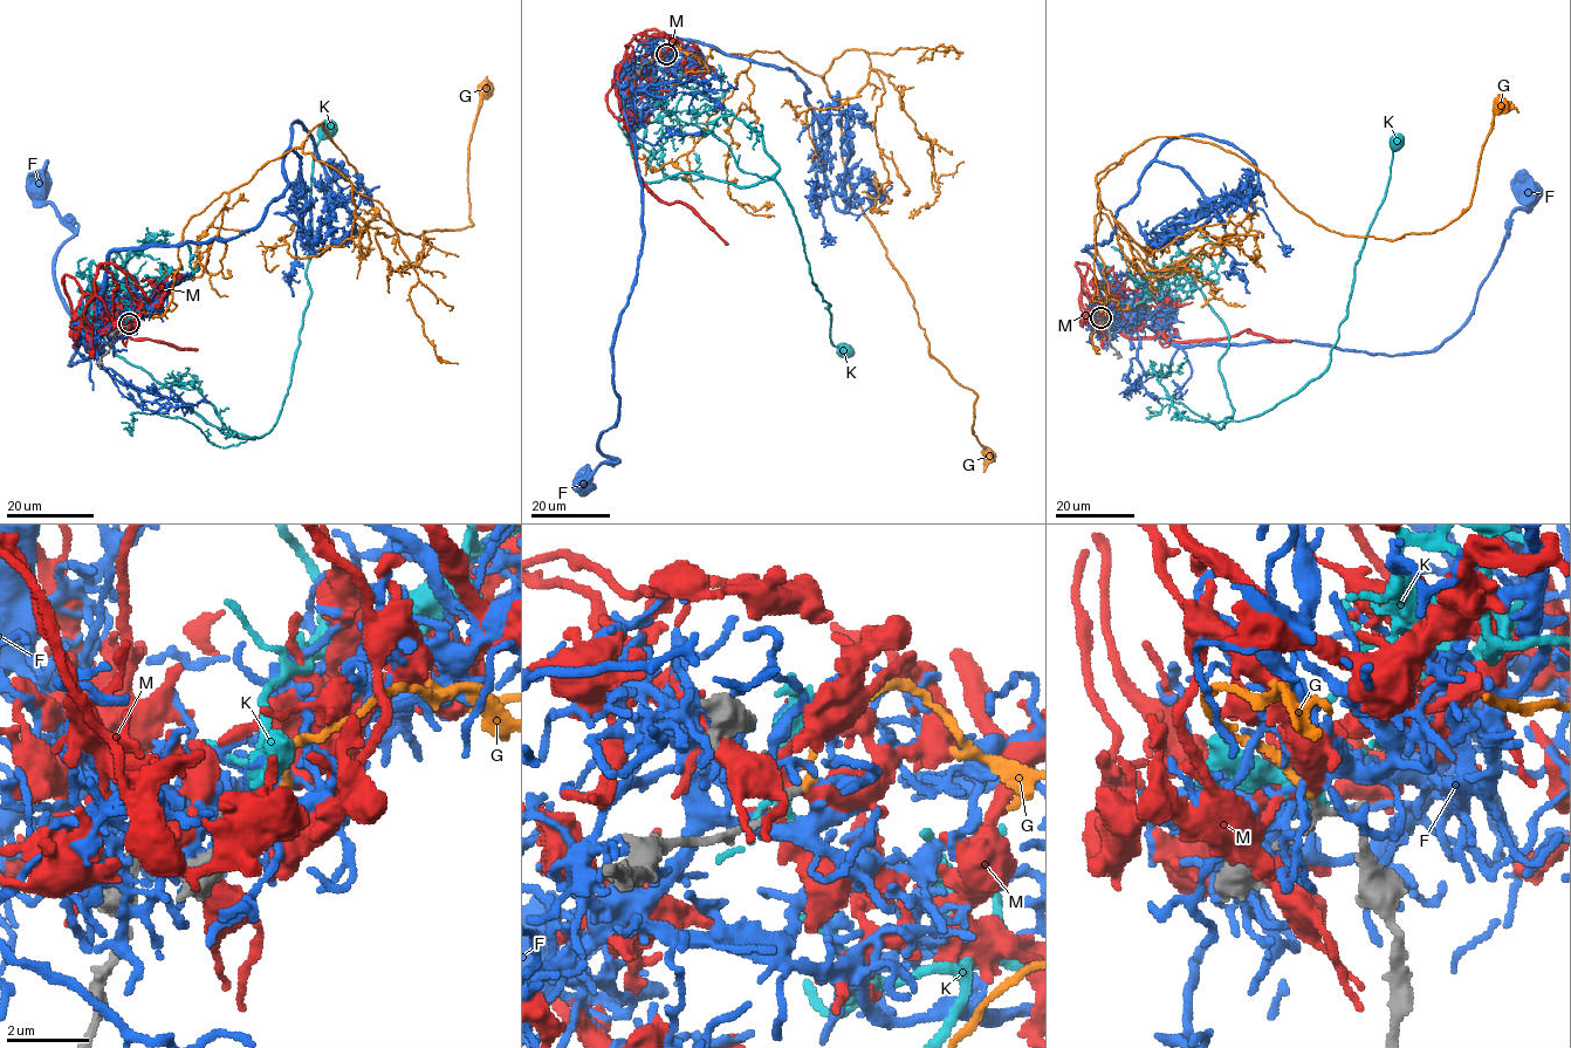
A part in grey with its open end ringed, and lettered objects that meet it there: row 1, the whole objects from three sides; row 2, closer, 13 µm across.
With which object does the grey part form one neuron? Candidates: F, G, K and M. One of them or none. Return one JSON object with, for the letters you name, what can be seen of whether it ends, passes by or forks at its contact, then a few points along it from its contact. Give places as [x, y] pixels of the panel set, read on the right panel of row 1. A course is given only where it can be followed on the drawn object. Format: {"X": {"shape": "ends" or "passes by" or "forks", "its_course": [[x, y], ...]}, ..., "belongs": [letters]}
{"G": {"shape": "ends", "its_course": [[1100, 317], [1098, 182], [1145, 141], [1215, 144], [1316, 224], [1397, 239], [1469, 205], [1500, 105]]}, "belongs": ["G"]}

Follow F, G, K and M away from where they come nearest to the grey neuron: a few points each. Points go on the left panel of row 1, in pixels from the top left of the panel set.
F: (128, 323), (102, 310), (82, 330), (102, 353), (71, 365), (76, 330), (55, 266), (74, 232), (40, 184)
G: (128, 323), (170, 305), (192, 216), (322, 123), (402, 232), (472, 226), (468, 141), (486, 89)
K: (127, 326), (145, 308), (91, 264), (97, 327), (118, 355), (224, 432), (271, 431), (310, 293), (324, 131)
M: (128, 323), (142, 307), (125, 275), (103, 264), (75, 346), (90, 350), (125, 336), (197, 351)

